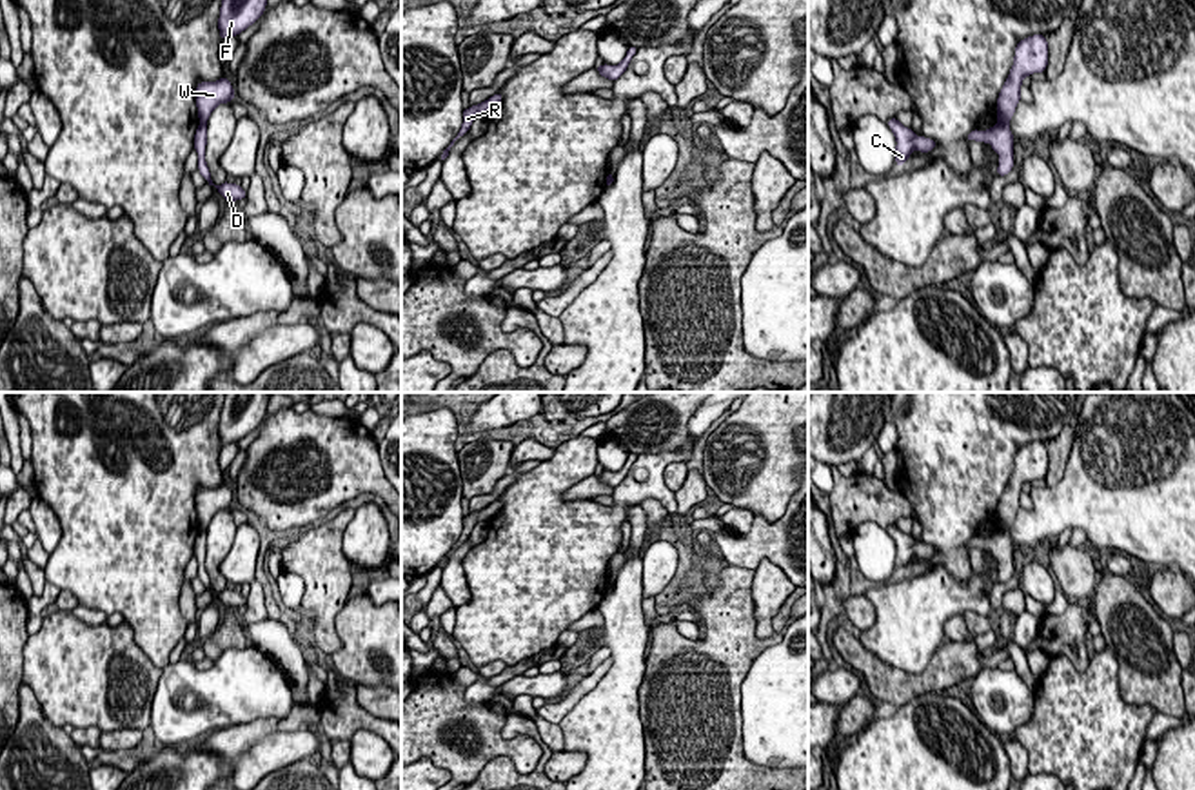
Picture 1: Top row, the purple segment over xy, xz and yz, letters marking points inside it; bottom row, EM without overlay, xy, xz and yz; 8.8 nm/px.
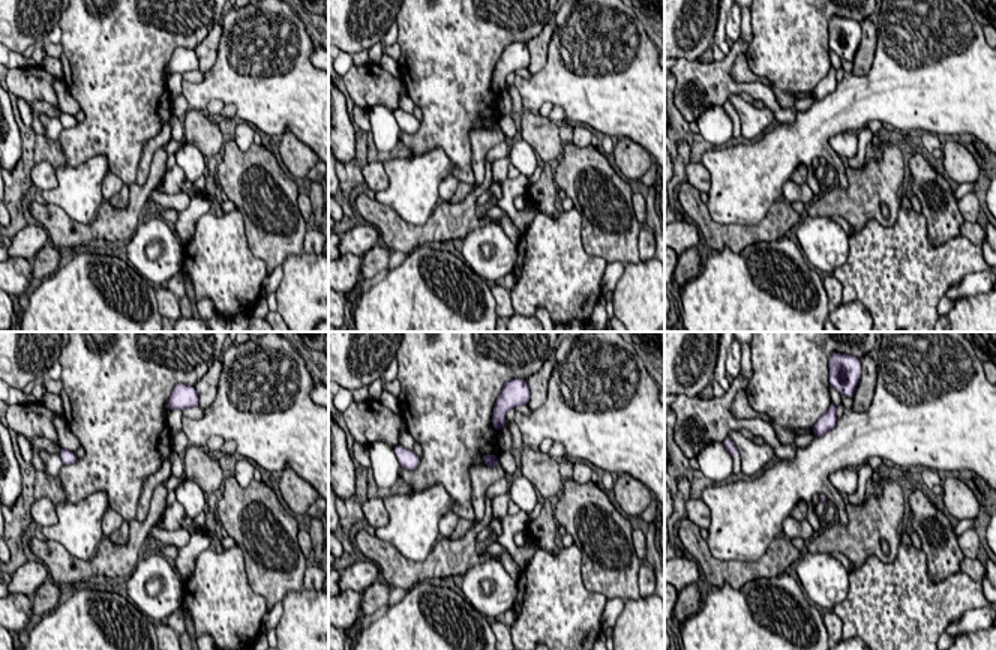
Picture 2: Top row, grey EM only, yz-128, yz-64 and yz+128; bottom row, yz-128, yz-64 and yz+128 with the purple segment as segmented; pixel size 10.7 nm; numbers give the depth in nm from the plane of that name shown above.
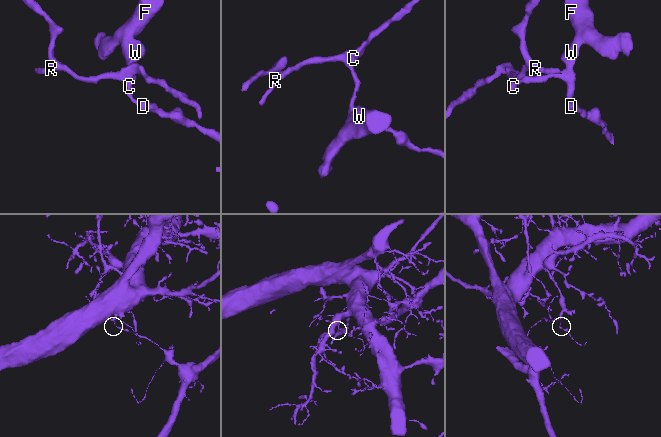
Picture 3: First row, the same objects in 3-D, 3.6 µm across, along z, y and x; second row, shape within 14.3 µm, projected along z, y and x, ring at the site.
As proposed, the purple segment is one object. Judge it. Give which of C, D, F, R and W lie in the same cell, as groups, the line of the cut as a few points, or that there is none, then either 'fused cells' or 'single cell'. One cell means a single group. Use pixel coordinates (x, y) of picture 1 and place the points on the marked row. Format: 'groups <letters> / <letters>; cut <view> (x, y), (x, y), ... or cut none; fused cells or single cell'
groups C D R / F W; cut yz (997, 120), (1008, 124); fused cells

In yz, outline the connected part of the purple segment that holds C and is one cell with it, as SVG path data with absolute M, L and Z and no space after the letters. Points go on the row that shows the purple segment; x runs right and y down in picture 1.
M890 118L888 127L895 136L895 163L901 167L912 154L912 151L930 153L937 143L932 138L917 136L912 127L904 127L897 118Z

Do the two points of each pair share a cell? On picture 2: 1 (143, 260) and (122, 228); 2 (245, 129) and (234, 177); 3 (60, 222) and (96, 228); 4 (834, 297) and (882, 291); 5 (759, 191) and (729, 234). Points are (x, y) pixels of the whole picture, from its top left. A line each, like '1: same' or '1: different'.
1: different
2: different
3: same
4: different
5: different

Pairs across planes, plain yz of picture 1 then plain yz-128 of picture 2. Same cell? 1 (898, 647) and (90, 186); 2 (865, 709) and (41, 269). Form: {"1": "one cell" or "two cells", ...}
{"1": "one cell", "2": "one cell"}

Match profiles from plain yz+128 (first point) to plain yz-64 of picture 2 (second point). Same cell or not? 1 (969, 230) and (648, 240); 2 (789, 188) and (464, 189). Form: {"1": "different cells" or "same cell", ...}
{"1": "same cell", "2": "different cells"}

